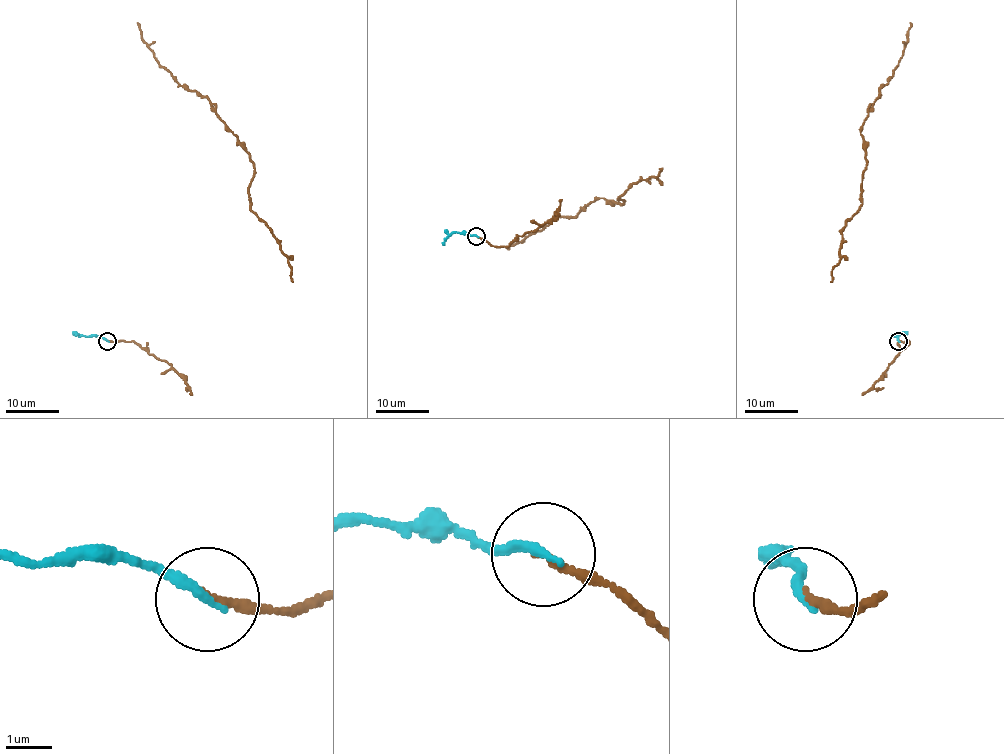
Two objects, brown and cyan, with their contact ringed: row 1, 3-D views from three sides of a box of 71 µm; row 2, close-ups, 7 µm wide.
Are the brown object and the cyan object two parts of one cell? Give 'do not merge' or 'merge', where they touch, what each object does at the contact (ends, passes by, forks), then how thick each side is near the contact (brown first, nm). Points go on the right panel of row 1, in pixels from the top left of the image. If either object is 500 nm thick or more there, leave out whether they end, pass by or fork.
merge | (898, 341) | brown ends | cyan ends | 170/240 nm

